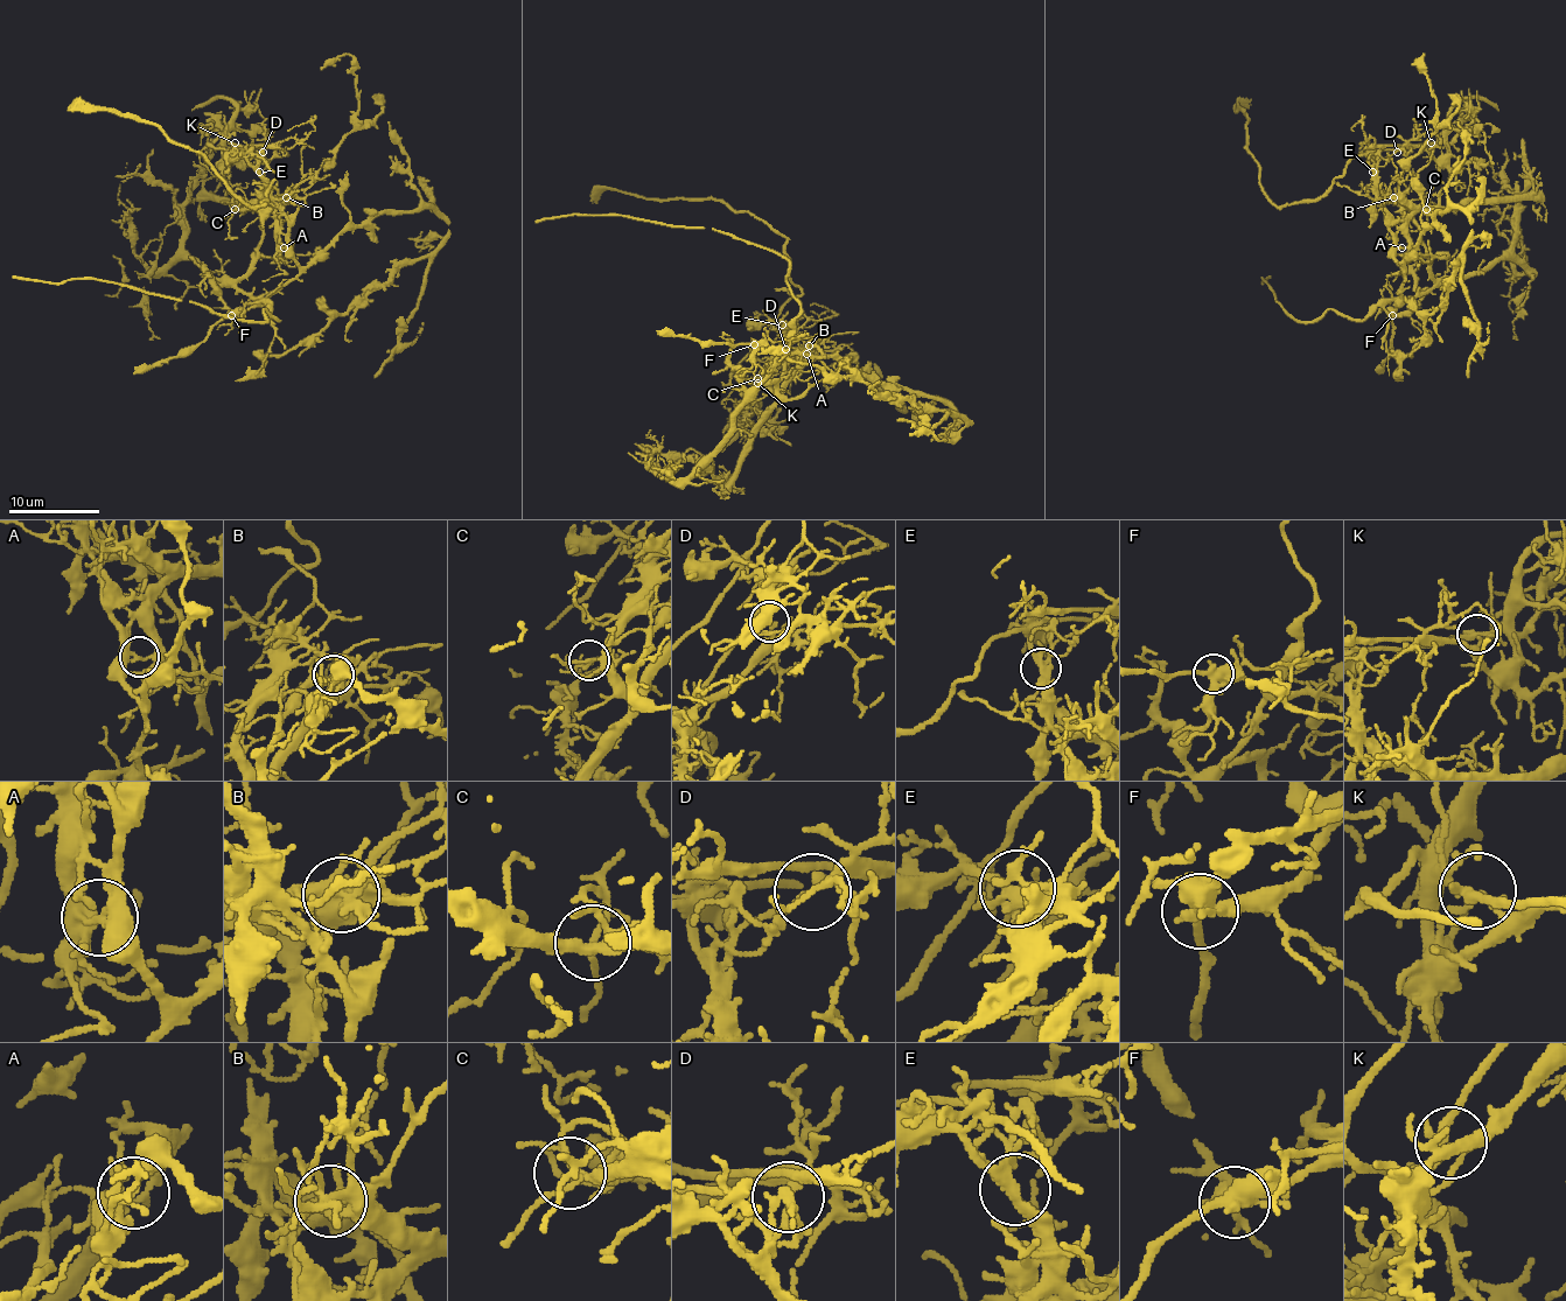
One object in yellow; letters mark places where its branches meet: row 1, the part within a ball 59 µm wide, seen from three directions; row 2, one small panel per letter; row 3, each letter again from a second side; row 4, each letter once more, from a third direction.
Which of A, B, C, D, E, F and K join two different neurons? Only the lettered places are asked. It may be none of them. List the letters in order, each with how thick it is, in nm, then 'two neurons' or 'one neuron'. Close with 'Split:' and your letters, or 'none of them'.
A: calibre 190 nm; two neurons
B: calibre 320 nm; two neurons
C: calibre 200 nm; one neuron
D: calibre 160 nm; two neurons
E: calibre 280 nm; two neurons
F: calibre 420 nm; two neurons
K: calibre 240 nm; one neuron
Split: A, B, D, E, F

